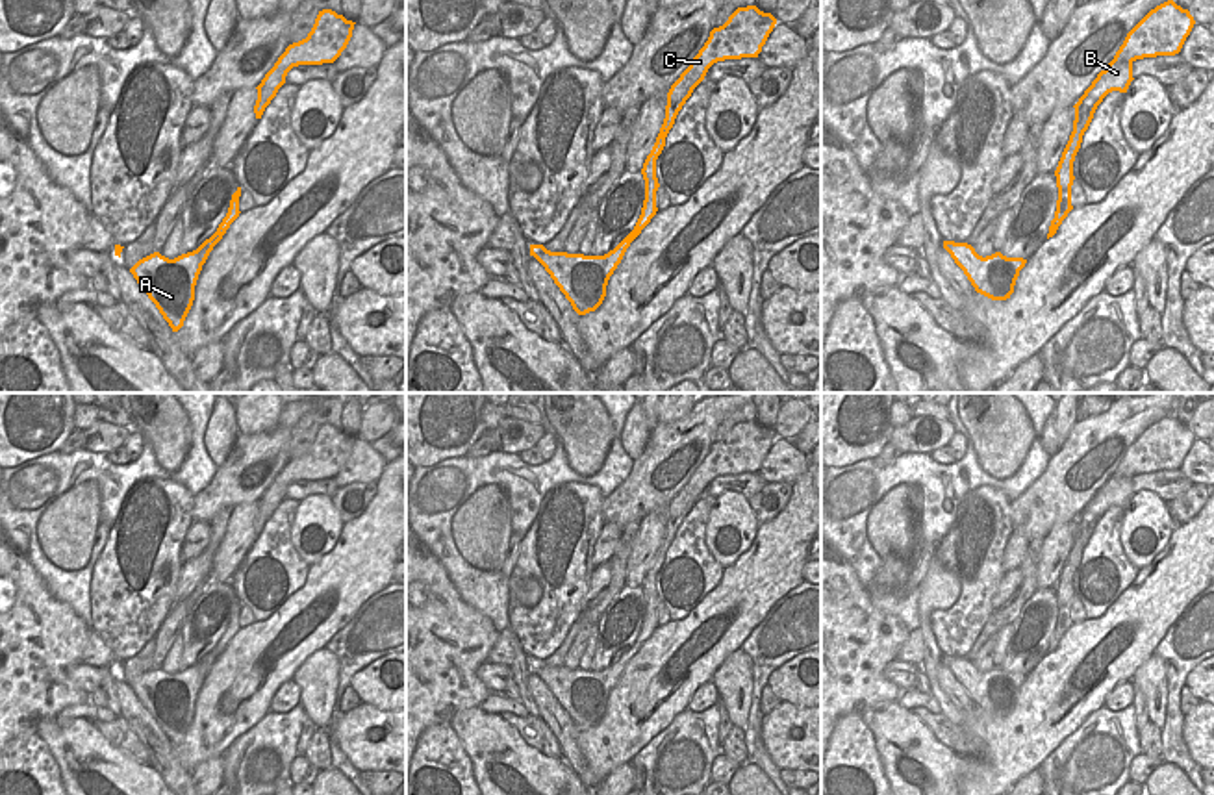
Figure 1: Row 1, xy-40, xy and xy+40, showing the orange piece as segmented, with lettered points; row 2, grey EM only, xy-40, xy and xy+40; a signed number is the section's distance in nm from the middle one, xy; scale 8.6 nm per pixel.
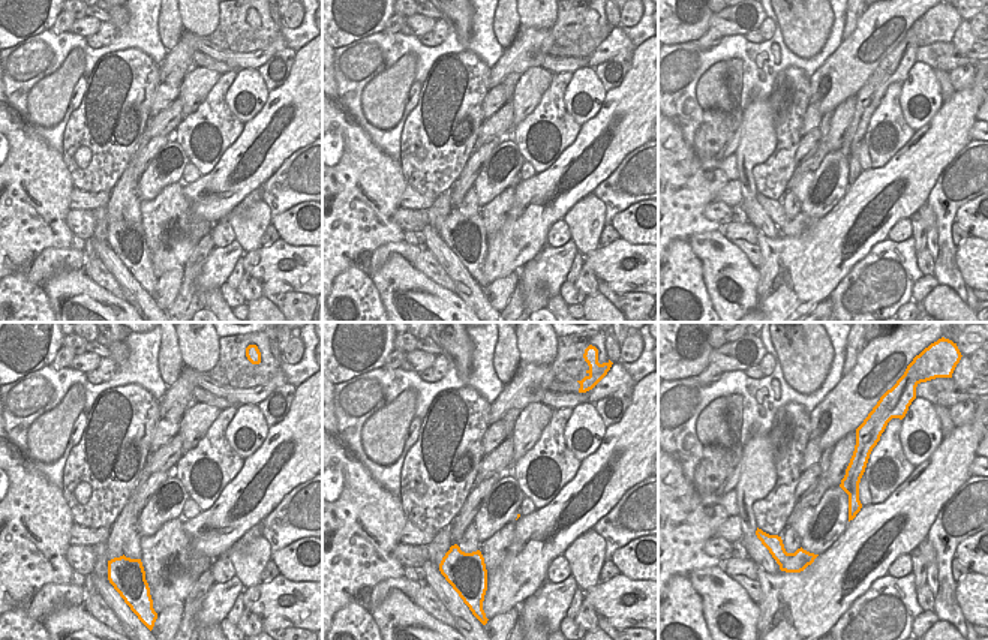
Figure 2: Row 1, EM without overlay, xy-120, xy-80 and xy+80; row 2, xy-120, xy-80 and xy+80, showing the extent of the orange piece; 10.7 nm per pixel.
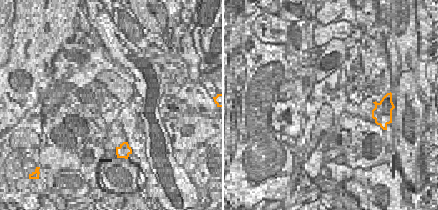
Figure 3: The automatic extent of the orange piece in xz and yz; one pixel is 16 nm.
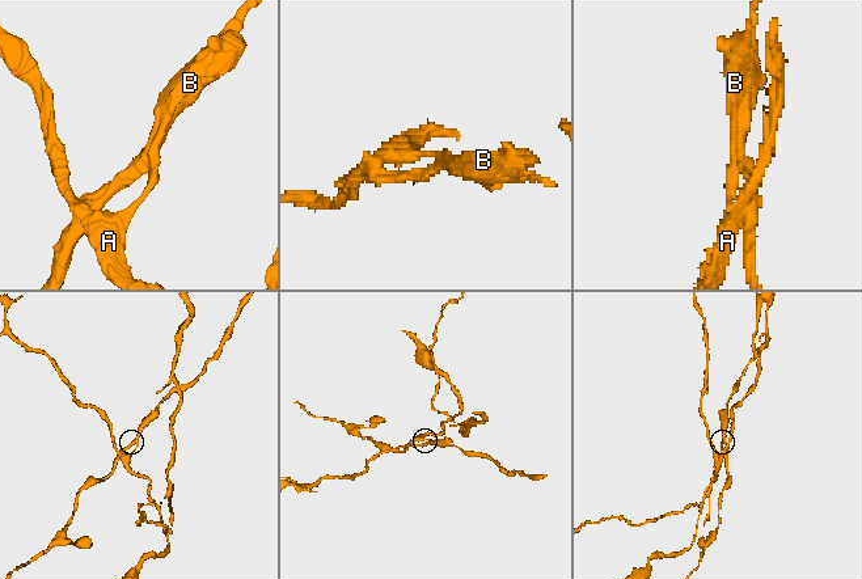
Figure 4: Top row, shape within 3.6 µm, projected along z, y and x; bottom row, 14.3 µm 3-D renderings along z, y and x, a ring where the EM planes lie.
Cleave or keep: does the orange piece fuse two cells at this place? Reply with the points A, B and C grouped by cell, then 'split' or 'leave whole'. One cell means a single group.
groups A C / B; split

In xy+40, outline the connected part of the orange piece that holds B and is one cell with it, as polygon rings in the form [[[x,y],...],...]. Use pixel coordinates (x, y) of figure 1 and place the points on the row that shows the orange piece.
[[[1110,61],[1110,63],[1097,74],[1097,78],[1092,82],[1092,85],[1084,91],[1084,95],[1079,98],[1079,102],[1073,106],[1073,107],[1075,107],[1075,120],[1073,120],[1073,132],[1071,132],[1071,135],[1069,135],[1068,145],[1071,143],[1075,132],[1077,132],[1077,126],[1079,126],[1079,122],[1082,120],[1082,113],[1084,113],[1084,111],[1090,111],[1090,113],[1092,113],[1090,120],[1086,122],[1086,126],[1082,128],[1082,132],[1081,132],[1081,135],[1079,135],[1079,146],[1077,146],[1077,150],[1075,150],[1075,154],[1073,154],[1073,161],[1075,161],[1075,156],[1077,156],[1079,148],[1081,148],[1082,135],[1084,135],[1084,132],[1088,130],[1088,126],[1090,126],[1090,122],[1092,122],[1092,119],[1094,119],[1094,113],[1095,113],[1095,109],[1097,109],[1097,106],[1099,106],[1099,104],[1103,102],[1103,98],[1105,98],[1108,93],[1112,93],[1112,91],[1127,93],[1127,89],[1129,89],[1129,85],[1131,85],[1132,80],[1134,80],[1134,78],[1132,78],[1132,63],[1131,63],[1131,61]]]

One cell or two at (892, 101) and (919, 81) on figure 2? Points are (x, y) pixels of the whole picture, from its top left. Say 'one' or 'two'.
two

